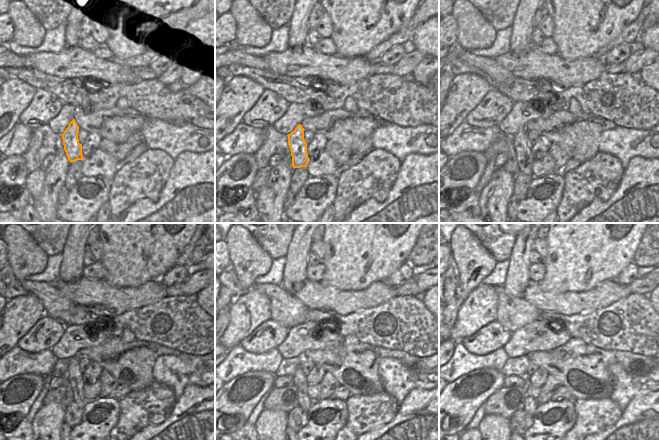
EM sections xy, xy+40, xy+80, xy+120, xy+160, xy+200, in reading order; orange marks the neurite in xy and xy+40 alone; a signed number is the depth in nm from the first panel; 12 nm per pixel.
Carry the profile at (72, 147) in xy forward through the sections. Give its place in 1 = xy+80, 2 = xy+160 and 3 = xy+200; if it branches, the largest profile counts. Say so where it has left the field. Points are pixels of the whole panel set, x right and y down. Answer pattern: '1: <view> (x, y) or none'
1: xy+80 (524, 158)
2: xy+160 (299, 378)
3: xy+200 (530, 404)

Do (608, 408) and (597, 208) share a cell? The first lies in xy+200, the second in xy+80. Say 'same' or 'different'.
different

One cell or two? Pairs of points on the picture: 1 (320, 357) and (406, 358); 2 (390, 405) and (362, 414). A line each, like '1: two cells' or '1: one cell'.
1: one cell
2: one cell

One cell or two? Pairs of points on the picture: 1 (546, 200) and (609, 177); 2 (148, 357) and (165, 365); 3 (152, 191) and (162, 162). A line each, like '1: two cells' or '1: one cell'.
1: two cells
2: two cells
3: one cell

